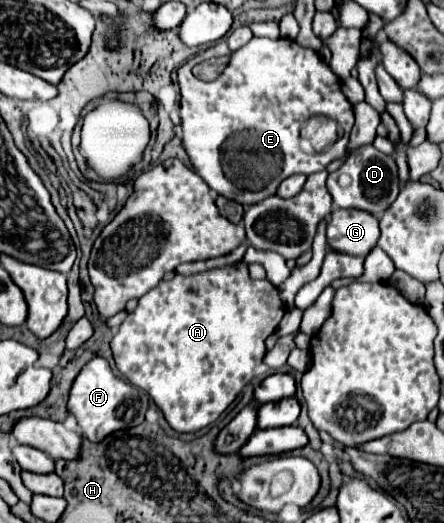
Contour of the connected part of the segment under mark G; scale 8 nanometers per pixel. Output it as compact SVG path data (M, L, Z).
M332 210L326 240L328 248L340 254L366 256L380 238L380 226L376 216L364 210Z

